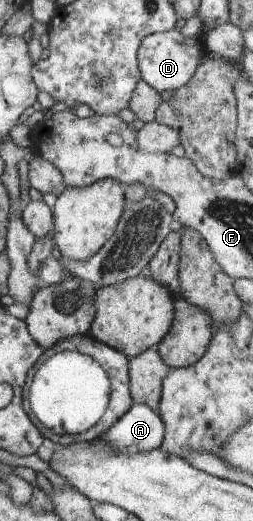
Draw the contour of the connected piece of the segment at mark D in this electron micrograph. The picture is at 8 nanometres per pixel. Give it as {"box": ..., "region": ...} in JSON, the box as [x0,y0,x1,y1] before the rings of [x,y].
{"box":[139,28,206,93],"region":[[[177,28],[149,35],[139,49],[139,64],[143,79],[160,93],[175,92],[192,79],[197,67],[201,64],[200,56],[204,54],[206,51],[201,36],[183,37]]]}

